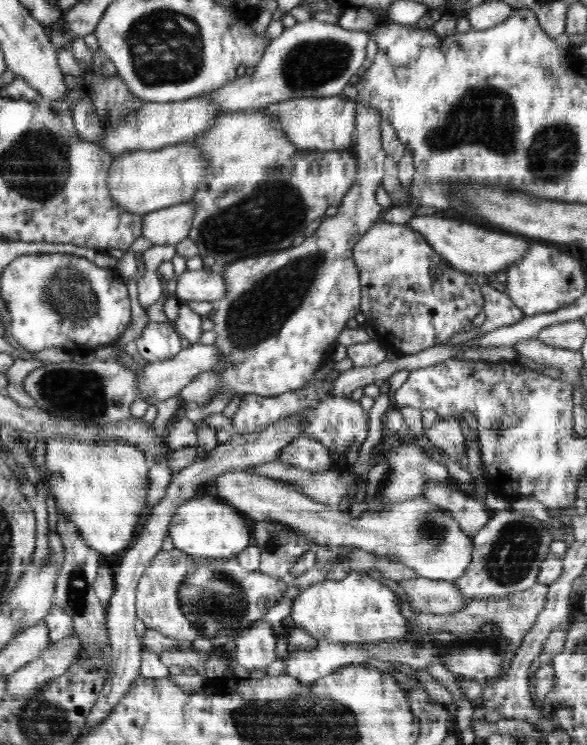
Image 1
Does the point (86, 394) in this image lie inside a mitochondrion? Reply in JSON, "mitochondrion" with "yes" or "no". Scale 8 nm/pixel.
{"mitochondrion":"yes"}

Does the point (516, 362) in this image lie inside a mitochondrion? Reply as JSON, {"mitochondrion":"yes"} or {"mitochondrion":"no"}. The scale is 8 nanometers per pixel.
{"mitochondrion":"no"}

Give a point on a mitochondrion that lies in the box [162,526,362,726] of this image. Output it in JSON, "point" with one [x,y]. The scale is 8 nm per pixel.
{"point":[216,602]}

